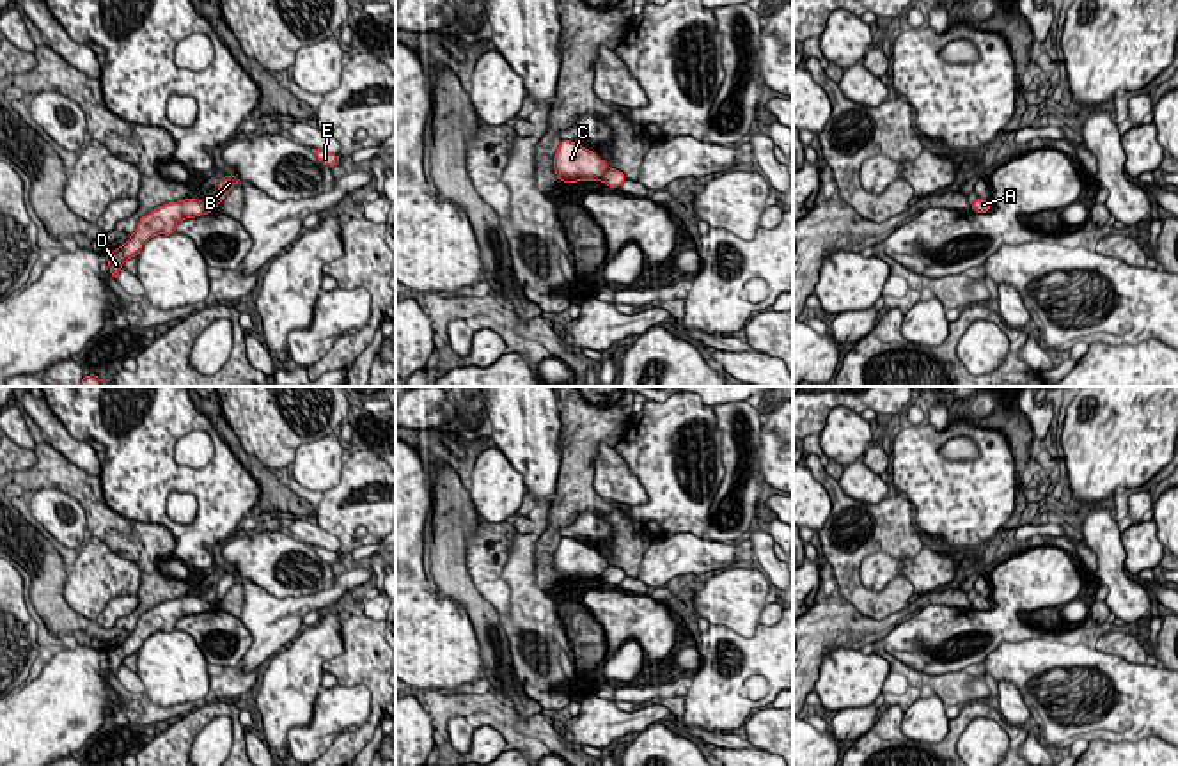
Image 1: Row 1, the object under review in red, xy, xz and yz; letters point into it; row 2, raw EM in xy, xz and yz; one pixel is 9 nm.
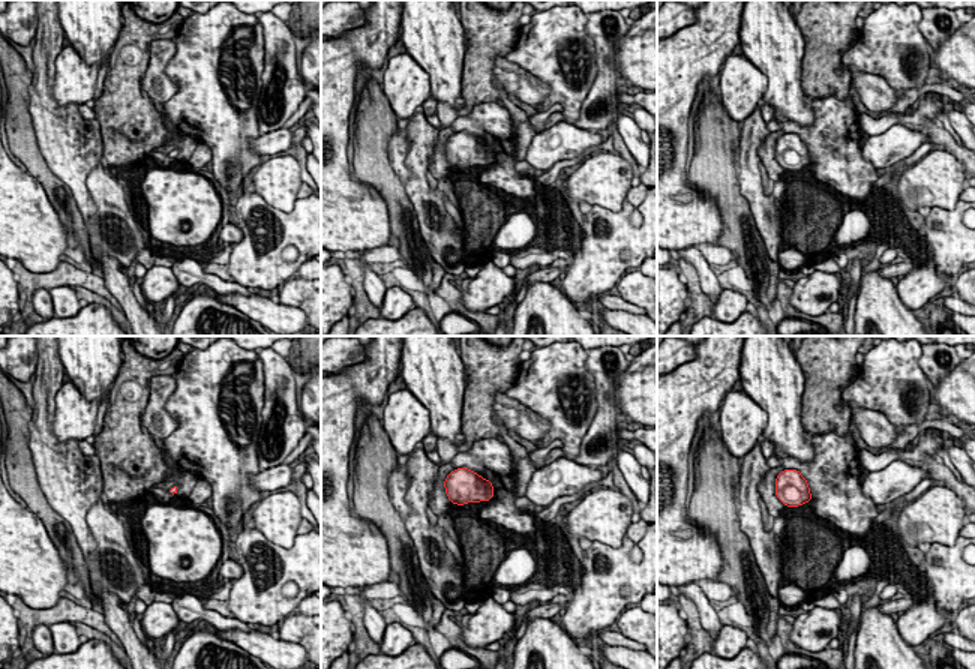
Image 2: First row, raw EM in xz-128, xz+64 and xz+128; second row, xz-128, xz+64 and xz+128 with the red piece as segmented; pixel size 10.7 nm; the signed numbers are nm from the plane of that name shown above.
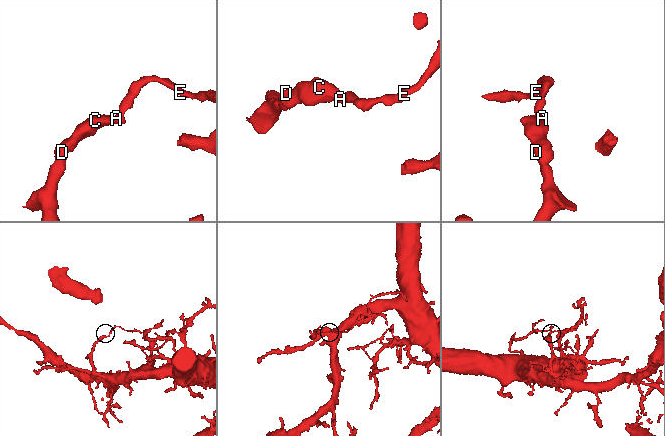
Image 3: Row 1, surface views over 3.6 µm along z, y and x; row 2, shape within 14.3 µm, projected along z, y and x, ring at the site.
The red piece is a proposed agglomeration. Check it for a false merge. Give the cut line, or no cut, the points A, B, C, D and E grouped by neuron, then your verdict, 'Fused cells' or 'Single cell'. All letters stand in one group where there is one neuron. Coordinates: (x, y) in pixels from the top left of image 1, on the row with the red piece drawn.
Split along xz (609, 169), (600, 178). Groups: A B E / C D. Fused cells

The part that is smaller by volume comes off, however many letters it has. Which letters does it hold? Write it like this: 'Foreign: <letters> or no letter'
Foreign: A, B, E

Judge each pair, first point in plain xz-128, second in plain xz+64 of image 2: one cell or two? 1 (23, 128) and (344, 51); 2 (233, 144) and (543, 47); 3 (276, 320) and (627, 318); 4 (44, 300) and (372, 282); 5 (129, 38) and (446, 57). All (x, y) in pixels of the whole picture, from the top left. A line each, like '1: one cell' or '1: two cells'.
1: two cells
2: one cell
3: one cell
4: one cell
5: two cells

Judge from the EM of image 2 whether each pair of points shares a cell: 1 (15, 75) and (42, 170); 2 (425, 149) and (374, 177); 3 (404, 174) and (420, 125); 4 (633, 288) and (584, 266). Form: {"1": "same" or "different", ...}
{"1": "same", "2": "different", "3": "different", "4": "different"}

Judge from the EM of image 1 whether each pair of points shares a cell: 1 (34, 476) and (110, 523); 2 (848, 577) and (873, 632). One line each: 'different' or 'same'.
1: same
2: different

